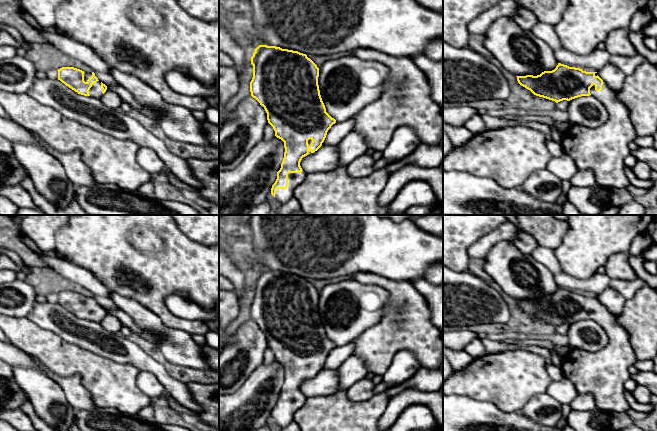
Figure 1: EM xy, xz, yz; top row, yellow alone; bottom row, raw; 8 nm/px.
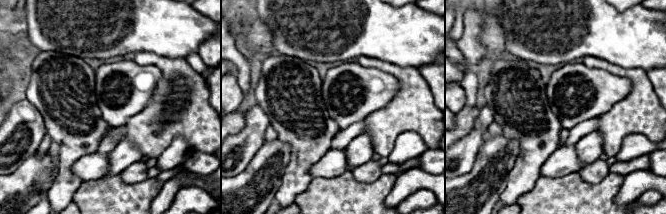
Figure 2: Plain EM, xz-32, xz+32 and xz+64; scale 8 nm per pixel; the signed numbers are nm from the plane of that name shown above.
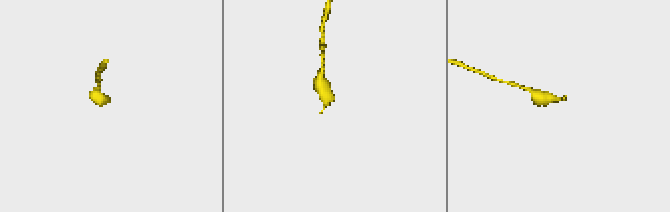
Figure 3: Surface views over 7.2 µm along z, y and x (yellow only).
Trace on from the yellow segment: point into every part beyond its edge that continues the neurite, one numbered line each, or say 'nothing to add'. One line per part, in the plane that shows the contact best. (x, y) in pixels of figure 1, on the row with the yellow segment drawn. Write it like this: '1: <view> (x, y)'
1: xz (295, 180)

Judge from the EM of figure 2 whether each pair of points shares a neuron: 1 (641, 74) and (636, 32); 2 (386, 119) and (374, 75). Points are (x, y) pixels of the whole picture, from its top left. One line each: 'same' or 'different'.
1: different
2: different

